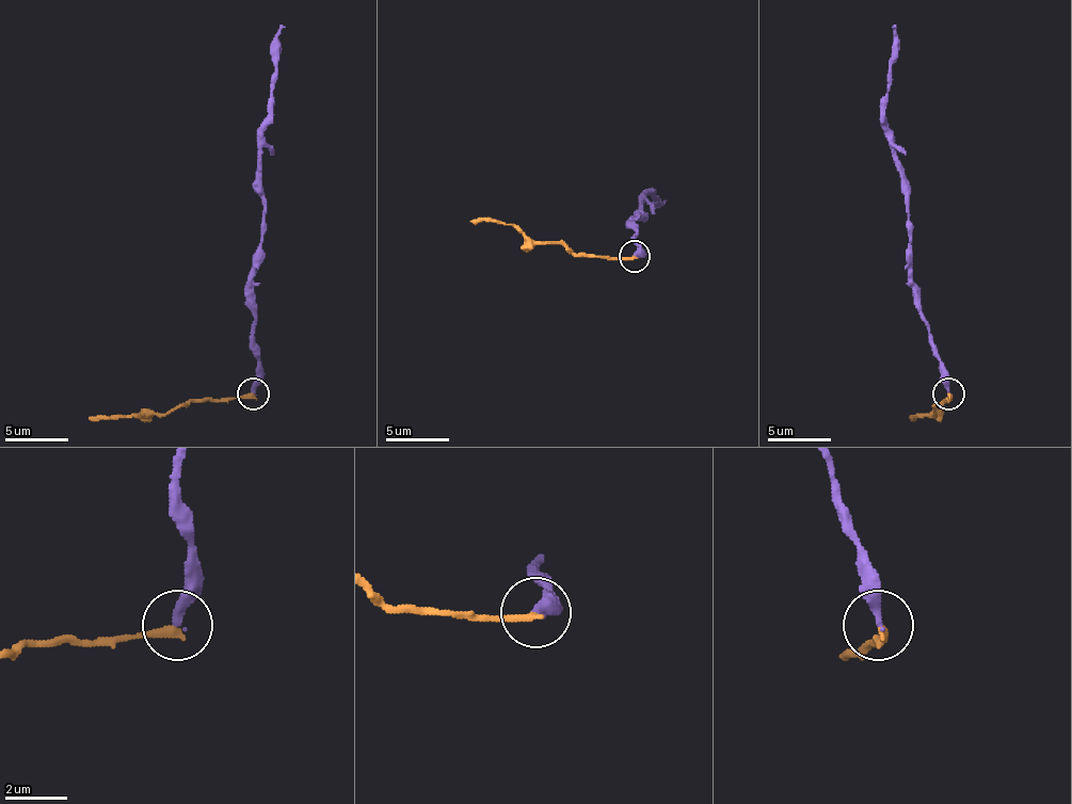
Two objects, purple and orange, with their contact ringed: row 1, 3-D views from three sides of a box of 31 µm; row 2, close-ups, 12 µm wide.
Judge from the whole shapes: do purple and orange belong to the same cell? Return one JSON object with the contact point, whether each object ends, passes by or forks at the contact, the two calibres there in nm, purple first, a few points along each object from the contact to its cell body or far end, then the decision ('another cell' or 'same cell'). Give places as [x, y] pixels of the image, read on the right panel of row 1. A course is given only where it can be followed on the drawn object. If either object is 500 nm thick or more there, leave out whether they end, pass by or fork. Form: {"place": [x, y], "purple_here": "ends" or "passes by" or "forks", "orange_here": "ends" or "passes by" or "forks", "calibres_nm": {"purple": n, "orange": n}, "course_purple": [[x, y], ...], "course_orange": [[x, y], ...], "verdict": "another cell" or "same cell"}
{"place": [948, 394], "purple_here": "ends", "orange_here": "ends", "calibres_nm": {"purple": 300, "orange": 280}, "course_purple": [[947, 392], [941, 357], [931, 341], [912, 280], [906, 195], [893, 131], [883, 115], [896, 26]], "course_orange": [[947, 392], [950, 399], [934, 408], [934, 415], [915, 415], [912, 421]], "verdict": "another cell"}

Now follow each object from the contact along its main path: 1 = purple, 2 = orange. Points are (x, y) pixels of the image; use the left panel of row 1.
1: (252, 392), (258, 357), (252, 341), (252, 280), (265, 195), (261, 131), (268, 115), (277, 32), (284, 26)
2: (252, 392), (233, 399), (191, 399), (179, 408), (90, 421)

